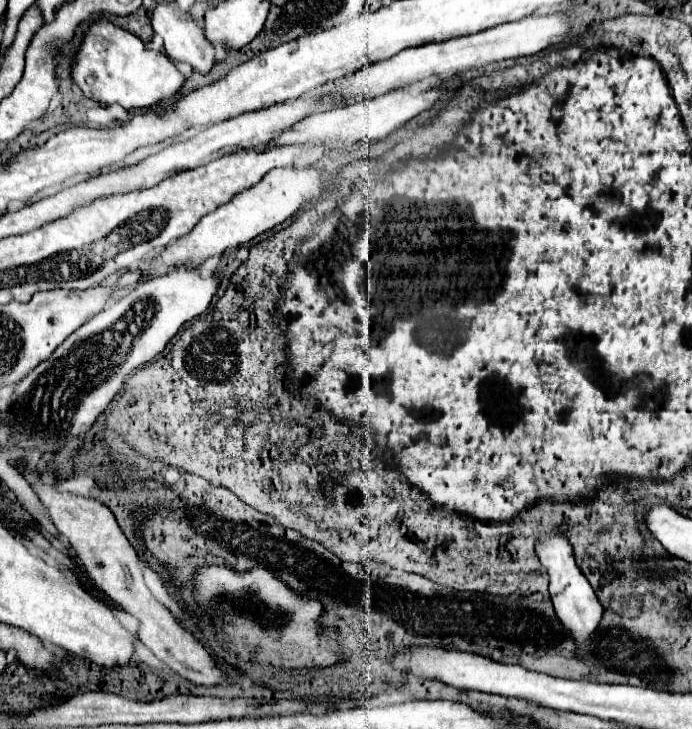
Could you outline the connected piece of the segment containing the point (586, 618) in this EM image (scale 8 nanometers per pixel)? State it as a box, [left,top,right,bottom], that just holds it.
[536,532,602,650]

